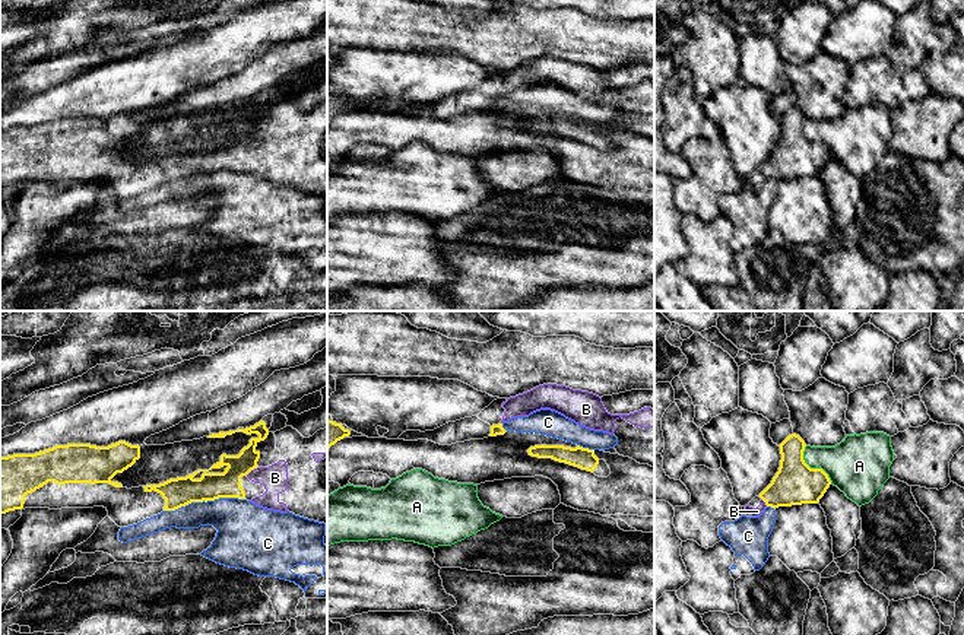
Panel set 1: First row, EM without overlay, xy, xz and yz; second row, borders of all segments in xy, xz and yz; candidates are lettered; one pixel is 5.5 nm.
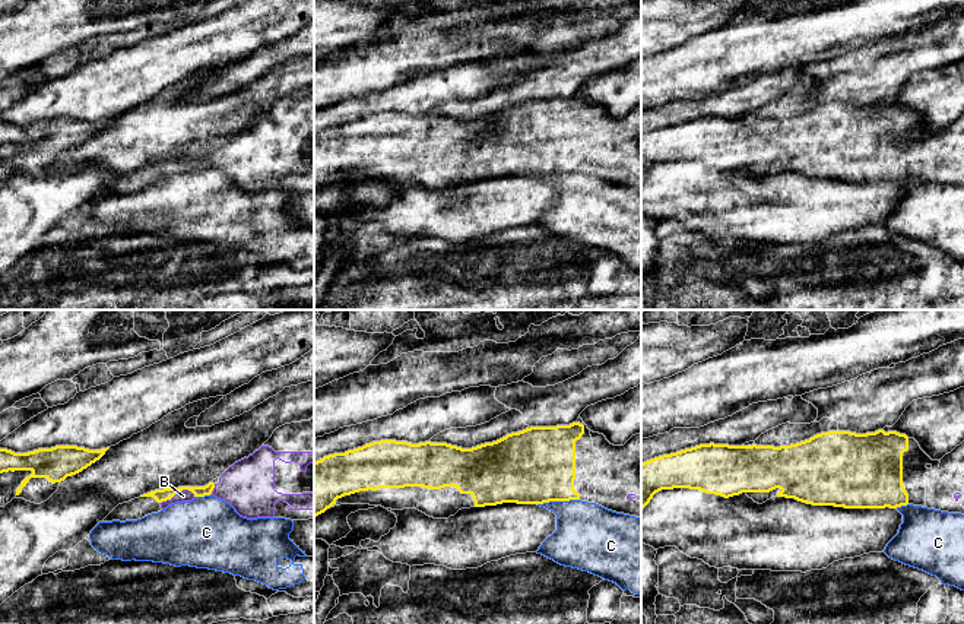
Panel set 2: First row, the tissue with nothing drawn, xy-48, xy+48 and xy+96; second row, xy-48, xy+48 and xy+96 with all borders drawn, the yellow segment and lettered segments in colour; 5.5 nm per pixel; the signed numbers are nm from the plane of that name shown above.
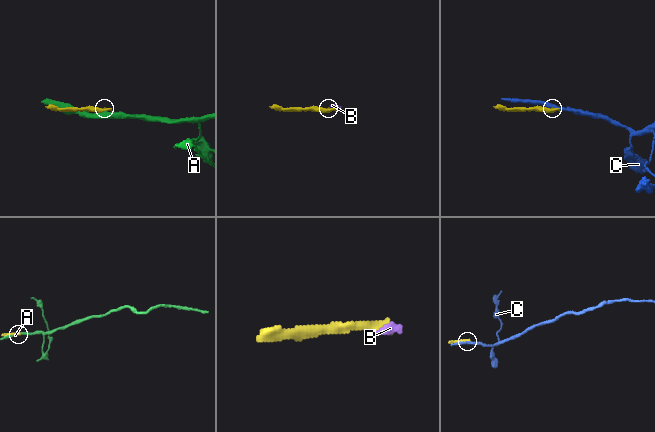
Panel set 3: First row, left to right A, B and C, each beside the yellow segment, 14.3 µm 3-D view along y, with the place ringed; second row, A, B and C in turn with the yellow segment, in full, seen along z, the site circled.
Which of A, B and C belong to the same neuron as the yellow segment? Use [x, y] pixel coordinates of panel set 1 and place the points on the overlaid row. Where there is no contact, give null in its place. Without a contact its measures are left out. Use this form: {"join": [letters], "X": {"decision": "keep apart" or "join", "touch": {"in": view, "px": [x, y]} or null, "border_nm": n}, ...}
{"join": ["B"], "A": {"decision": "keep apart", "touch": {"in": "yz", "px": [812, 469]}, "border_nm": 260}, "B": {"decision": "join", "touch": {"in": "xy", "px": [251, 469]}, "border_nm": 90}, "C": {"decision": "keep apart", "touch": {"in": "xy", "px": [203, 499]}, "border_nm": 460}}

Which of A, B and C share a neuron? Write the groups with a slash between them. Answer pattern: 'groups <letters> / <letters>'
groups A / B / C

